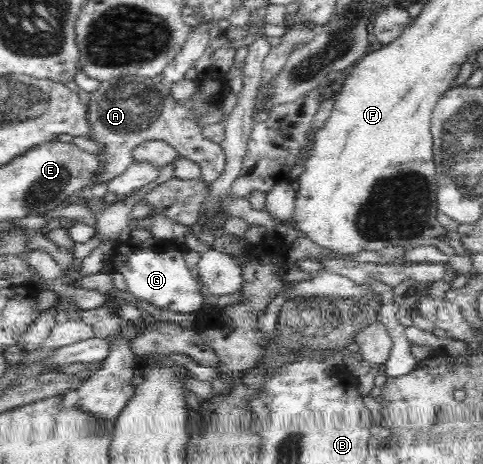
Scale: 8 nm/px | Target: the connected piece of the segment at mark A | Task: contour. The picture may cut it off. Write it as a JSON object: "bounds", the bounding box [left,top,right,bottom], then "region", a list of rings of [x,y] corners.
{"bounds":[73,68,229,197],"region":[[[213,68],[196,76],[196,82],[194,93],[178,102],[171,96],[169,87],[153,78],[131,75],[101,81],[97,89],[89,93],[89,133],[86,136],[100,148],[100,153],[95,155],[99,170],[85,187],[73,195],[84,197],[96,185],[107,185],[114,177],[120,176],[133,161],[132,149],[151,140],[164,141],[174,147],[179,156],[199,165],[202,169],[200,179],[208,184],[213,183],[225,169],[225,150],[202,134],[207,124],[201,118],[222,102],[223,93],[229,86],[225,77]]]}

